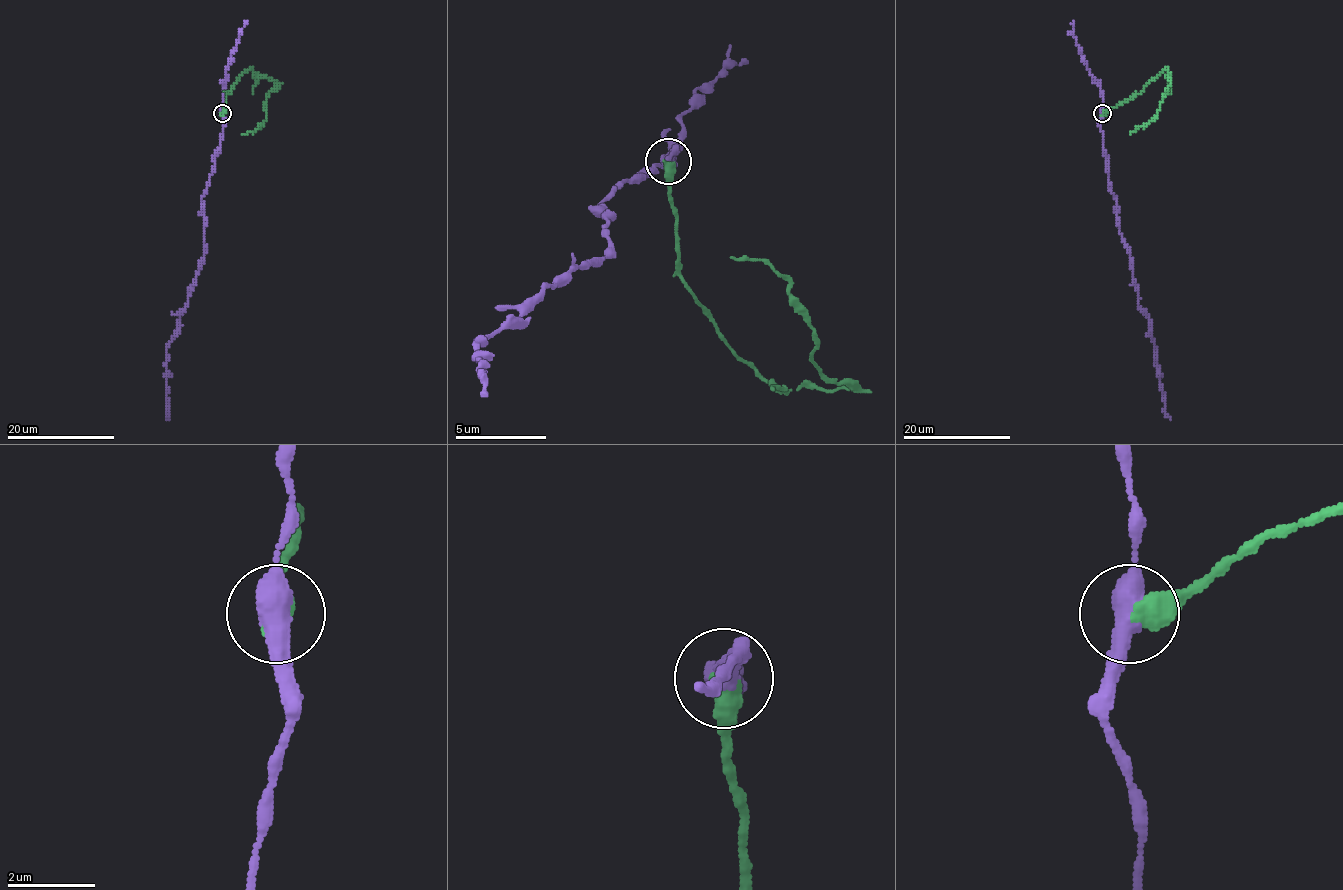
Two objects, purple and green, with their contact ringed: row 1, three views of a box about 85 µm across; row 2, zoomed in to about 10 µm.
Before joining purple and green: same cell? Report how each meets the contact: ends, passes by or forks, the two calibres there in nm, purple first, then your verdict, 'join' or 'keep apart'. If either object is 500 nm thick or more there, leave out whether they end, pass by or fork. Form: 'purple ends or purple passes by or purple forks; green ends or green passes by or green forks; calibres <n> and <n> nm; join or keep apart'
calibres 500 and 500 nm; keep apart

